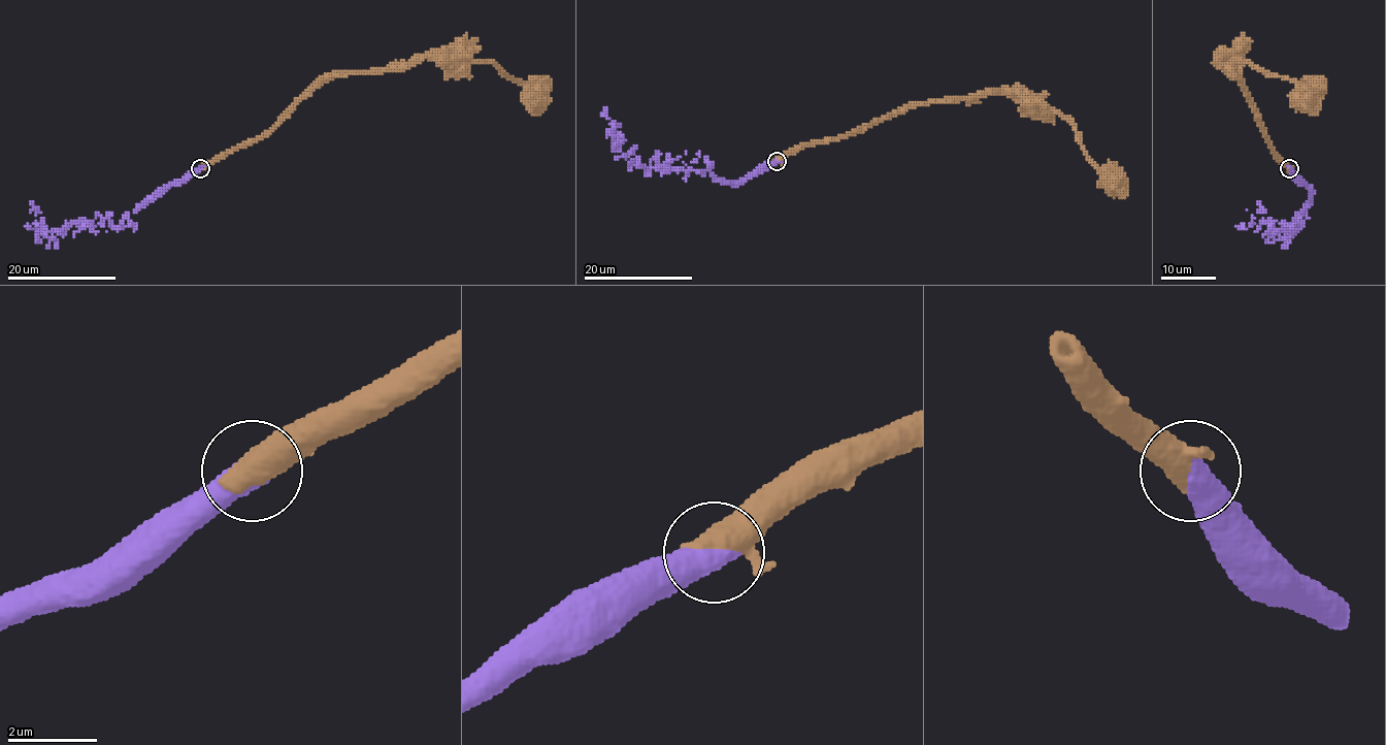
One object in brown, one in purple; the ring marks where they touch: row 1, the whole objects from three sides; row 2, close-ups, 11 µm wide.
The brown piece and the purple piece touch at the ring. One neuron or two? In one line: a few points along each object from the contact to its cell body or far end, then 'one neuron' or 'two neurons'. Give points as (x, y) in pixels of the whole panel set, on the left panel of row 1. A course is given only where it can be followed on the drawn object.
brown via (201, 168), (263, 138), (324, 81), (333, 76), (405, 68), (422, 58), (442, 57) | purple via (200, 168), (158, 190), (124, 227), (98, 216), (73, 221), (53, 240), (43, 221), (28, 225) | one neuron

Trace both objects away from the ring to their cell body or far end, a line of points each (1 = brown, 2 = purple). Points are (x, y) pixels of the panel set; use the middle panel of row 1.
1: (778, 161), (809, 143), (839, 139), (910, 105), (982, 97), (998, 92), (1019, 93)
2: (777, 161), (734, 182), (718, 182), (705, 171), (632, 165), (604, 106)

